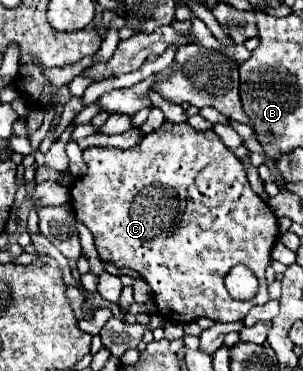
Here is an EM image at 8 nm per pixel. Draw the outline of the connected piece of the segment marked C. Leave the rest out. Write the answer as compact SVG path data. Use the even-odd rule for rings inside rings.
M164 123L160 129L144 135L140 139L140 143L132 149L116 149L116 147L90 147L84 151L84 161L88 165L88 171L84 177L80 177L80 181L74 183L74 187L70 189L70 197L72 197L72 207L74 207L74 213L76 213L76 219L80 223L84 223L90 233L94 235L94 245L98 249L98 255L104 263L112 263L116 265L118 269L134 269L138 271L144 281L152 287L152 293L154 293L154 303L156 303L156 309L158 313L166 319L166 321L172 321L172 323L190 323L198 317L210 317L218 323L232 323L232 321L242 321L246 317L246 313L256 307L256 305L262 305L266 303L270 297L268 297L268 285L266 285L266 279L264 279L264 271L268 267L268 261L270 261L270 249L272 245L276 243L278 239L278 219L276 215L272 213L272 209L266 205L266 201L262 201L250 187L248 183L248 177L246 177L246 169L242 165L242 161L220 141L220 137L214 133L214 131L194 131L188 123ZM234 265L246 265L256 277L258 277L258 295L248 299L248 301L238 301L238 299L232 299L226 285L224 285L224 277L228 275L228 271L234 267Z

